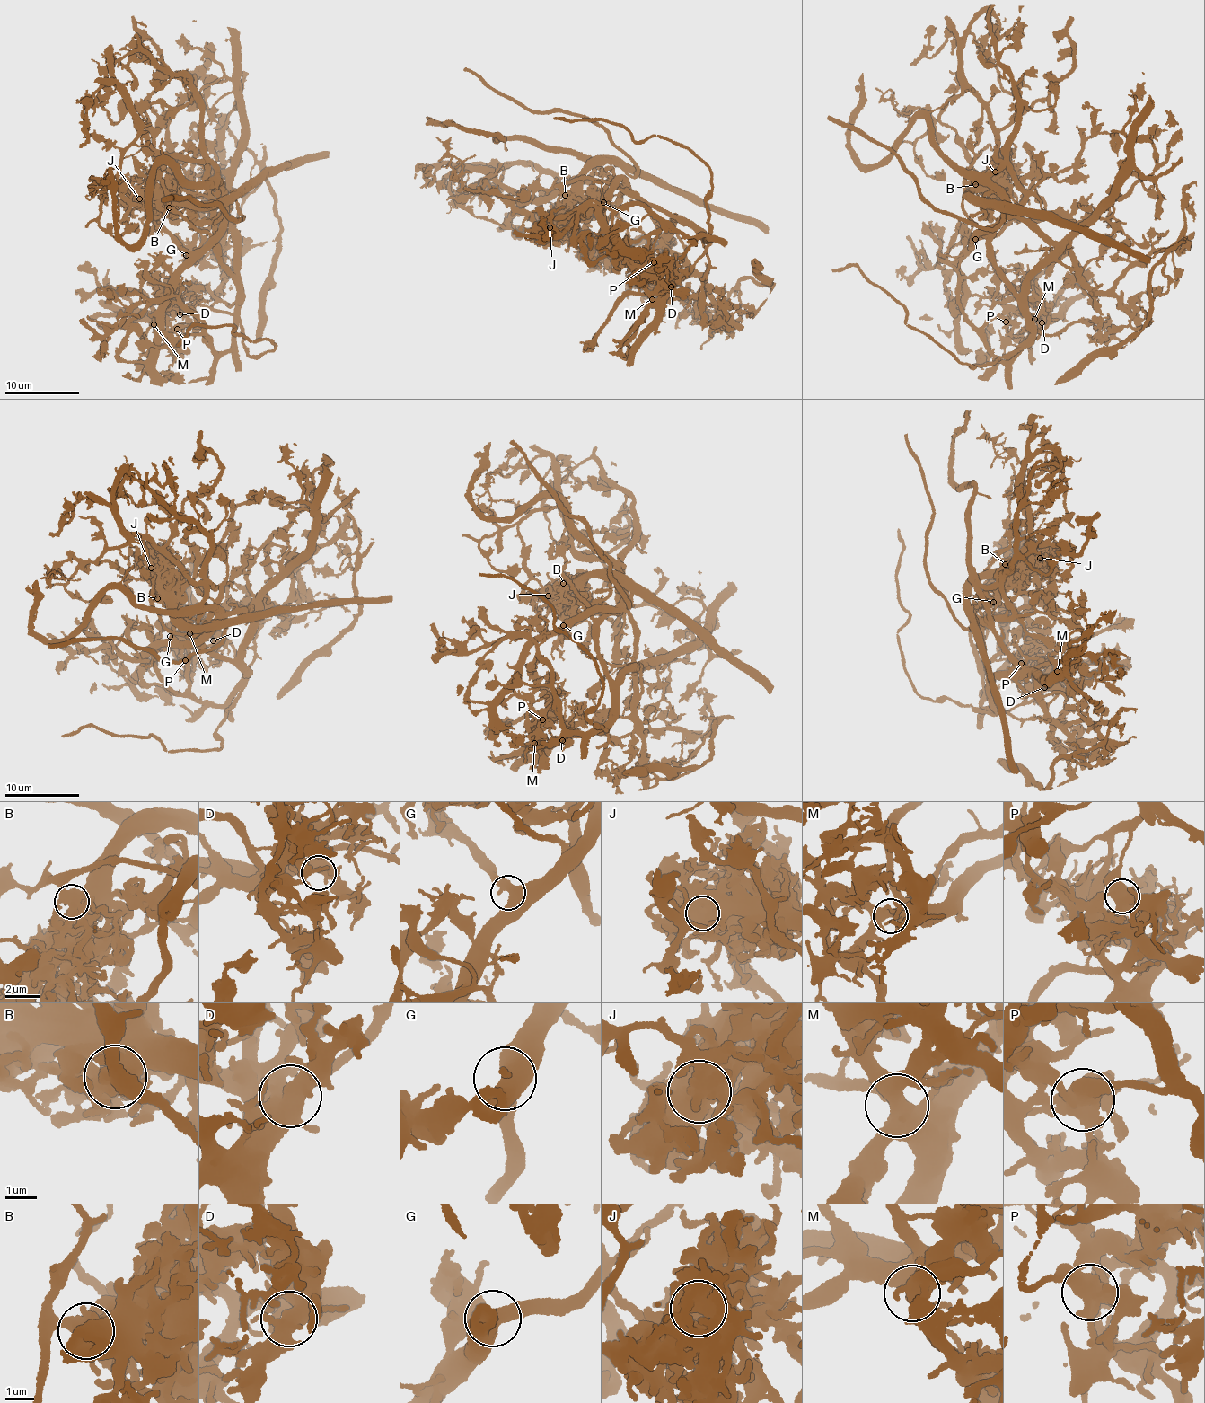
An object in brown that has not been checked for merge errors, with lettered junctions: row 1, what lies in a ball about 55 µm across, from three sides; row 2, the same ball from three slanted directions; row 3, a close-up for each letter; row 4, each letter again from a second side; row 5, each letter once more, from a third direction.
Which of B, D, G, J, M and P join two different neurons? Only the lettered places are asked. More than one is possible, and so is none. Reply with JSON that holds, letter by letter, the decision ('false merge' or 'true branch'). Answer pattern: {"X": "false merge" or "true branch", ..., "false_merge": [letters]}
{"B": "false merge", "D": "true branch", "G": "true branch", "J": "false merge", "M": "true branch", "P": "false merge", "false_merge": ["B", "J", "P"]}

